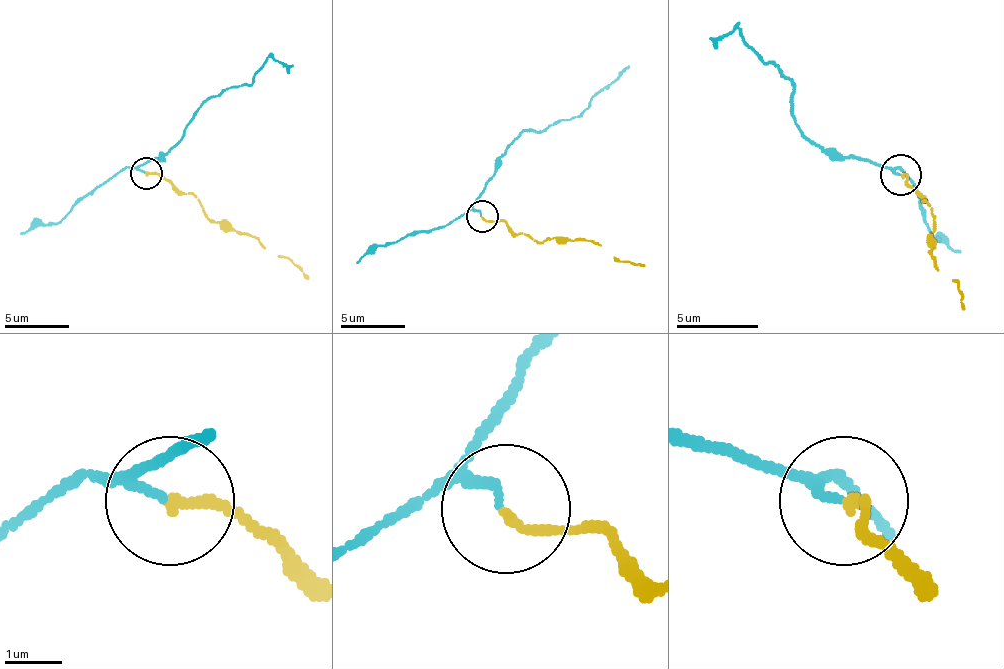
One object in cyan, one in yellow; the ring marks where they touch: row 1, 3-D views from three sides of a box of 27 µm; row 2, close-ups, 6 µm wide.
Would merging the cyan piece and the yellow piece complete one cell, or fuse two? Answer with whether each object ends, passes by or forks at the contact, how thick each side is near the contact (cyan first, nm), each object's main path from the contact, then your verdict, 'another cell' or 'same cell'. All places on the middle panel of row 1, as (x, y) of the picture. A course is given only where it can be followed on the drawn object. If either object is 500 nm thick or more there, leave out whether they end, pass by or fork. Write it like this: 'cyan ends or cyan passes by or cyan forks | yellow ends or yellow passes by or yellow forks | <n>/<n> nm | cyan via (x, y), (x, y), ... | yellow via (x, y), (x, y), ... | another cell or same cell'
cyan passes by | yellow ends | 100/170 nm | cyan via (481, 217), (475, 198), (494, 172), (497, 156), (523, 130), (539, 130), (568, 120), (584, 111), (629, 66) | yellow via (481, 217), (497, 220), (533, 240), (591, 240), (623, 262), (645, 265) | same cell

